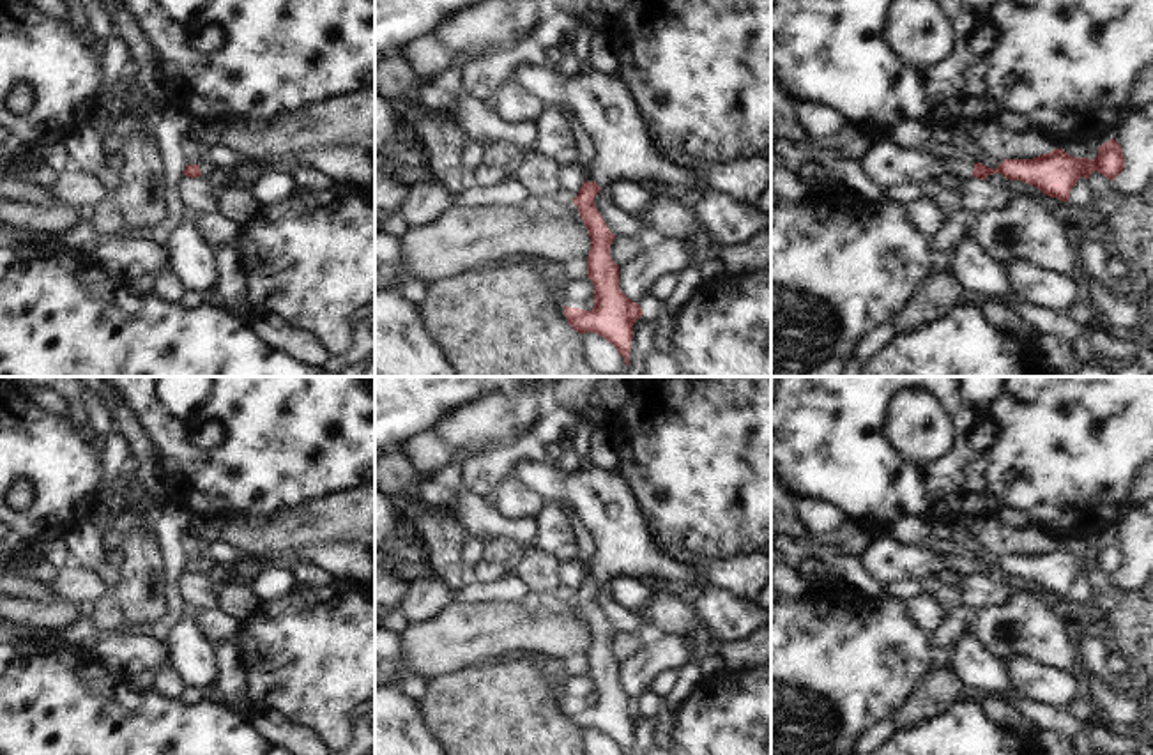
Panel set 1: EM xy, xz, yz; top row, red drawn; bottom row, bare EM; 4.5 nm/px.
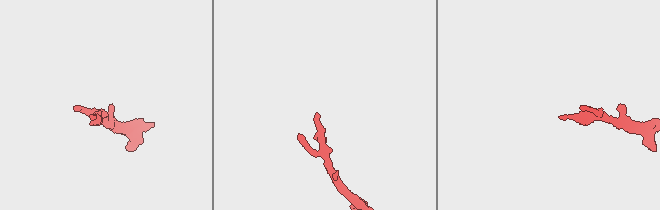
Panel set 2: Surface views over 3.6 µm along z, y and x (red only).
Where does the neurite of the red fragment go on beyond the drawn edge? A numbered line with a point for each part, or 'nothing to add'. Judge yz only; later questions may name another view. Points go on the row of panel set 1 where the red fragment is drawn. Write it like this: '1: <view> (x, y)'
1: yz (892, 167)

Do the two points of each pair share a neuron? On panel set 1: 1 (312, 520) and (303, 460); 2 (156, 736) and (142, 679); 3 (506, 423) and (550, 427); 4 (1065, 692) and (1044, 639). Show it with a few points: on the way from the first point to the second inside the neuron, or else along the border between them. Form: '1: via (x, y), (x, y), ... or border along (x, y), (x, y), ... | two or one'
1: border along (349, 490), (269, 517) | two
2: border along (126, 679), (137, 692), (151, 690) | two
3: border along (540, 395), (540, 412), (534, 421) | two
4: border along (1015, 656), (1026, 656), (1042, 665), (1076, 674) | two

